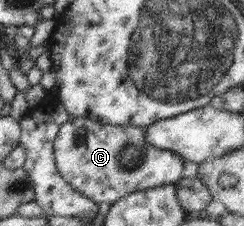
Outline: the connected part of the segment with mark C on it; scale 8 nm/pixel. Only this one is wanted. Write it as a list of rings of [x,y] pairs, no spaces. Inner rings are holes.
[[[70,117],[60,126],[53,142],[53,153],[60,176],[74,187],[74,190],[98,204],[112,204],[130,193],[176,183],[182,177],[185,163],[179,154],[150,144],[145,137],[145,127],[116,126],[82,117]]]

